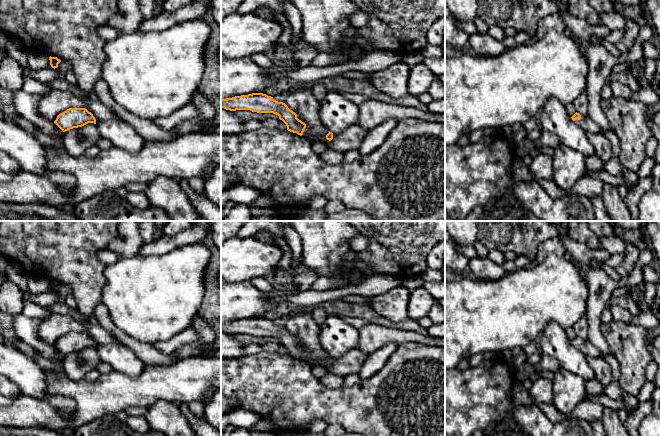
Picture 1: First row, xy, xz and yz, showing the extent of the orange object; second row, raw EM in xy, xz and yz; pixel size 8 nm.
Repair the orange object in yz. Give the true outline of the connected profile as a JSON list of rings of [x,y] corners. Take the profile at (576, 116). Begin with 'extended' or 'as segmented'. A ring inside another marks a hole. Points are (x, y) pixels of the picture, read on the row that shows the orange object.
extended; [[[576,112],[571,118],[586,133],[598,134],[601,132],[600,127],[589,116],[583,116]]]

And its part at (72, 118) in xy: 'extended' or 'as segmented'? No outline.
as segmented

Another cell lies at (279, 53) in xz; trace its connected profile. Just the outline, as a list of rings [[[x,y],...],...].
[[[277,41],[275,42],[273,49],[270,51],[270,56],[275,62],[293,60],[295,50],[296,48],[292,44],[283,46]]]

